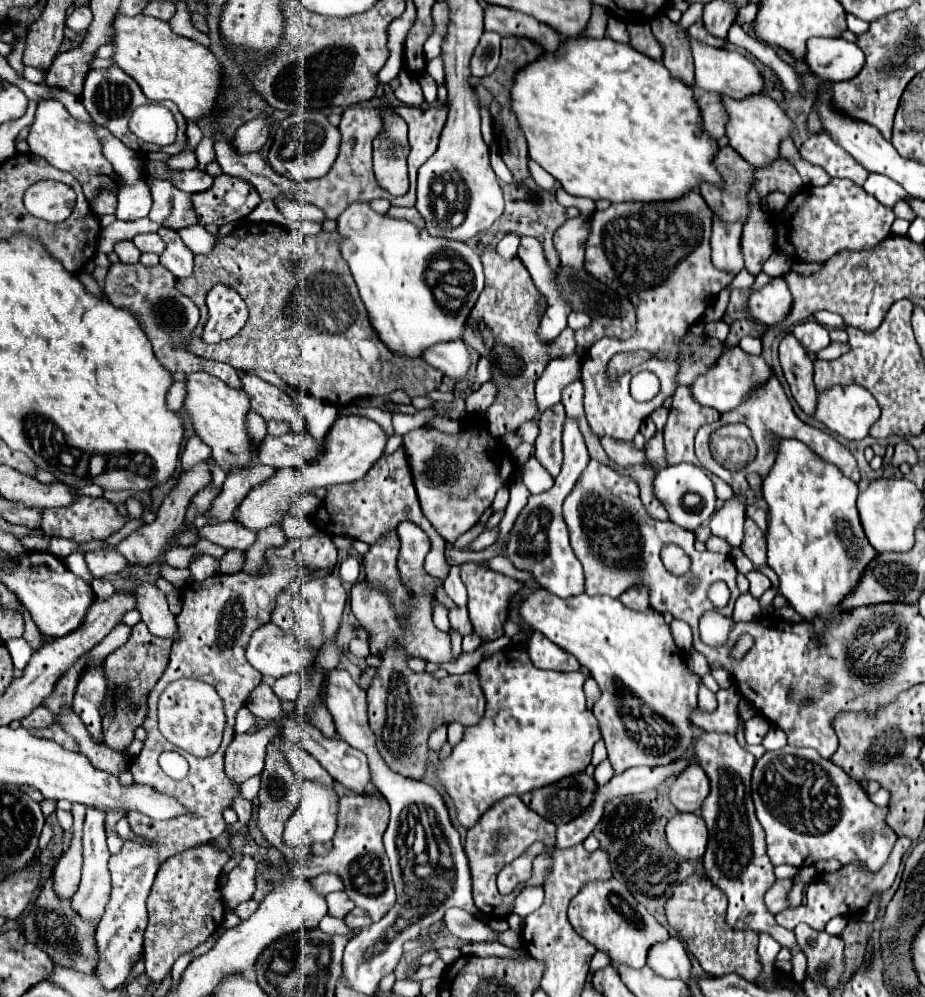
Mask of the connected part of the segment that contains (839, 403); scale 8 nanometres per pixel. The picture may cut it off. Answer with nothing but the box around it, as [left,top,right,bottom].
[814,385,880,439]

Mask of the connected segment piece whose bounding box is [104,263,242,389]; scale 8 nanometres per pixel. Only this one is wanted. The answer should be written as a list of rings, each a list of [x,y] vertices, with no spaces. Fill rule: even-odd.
[[[116,263],[108,271],[104,293],[106,293],[106,299],[110,299],[112,305],[132,313],[132,317],[140,323],[142,331],[150,339],[156,359],[170,373],[176,373],[176,371],[184,371],[184,373],[204,371],[204,373],[210,373],[210,375],[218,377],[226,385],[232,385],[232,389],[240,389],[242,383],[240,383],[238,371],[234,367],[230,367],[226,363],[202,359],[202,357],[196,357],[196,355],[192,355],[192,353],[188,353],[184,349],[174,349],[172,347],[174,341],[190,339],[194,327],[198,325],[198,307],[188,297],[178,293],[174,285],[176,285],[176,277],[168,269],[164,269],[162,265],[146,267],[142,263],[136,263],[136,265]]]

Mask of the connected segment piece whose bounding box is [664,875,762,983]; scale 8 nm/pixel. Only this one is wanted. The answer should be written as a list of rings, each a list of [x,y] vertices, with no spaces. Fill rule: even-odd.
[[[688,877],[674,889],[672,897],[666,901],[666,919],[668,925],[676,931],[676,935],[686,943],[686,949],[698,959],[702,969],[710,977],[722,977],[728,973],[736,973],[746,981],[756,981],[762,971],[762,963],[758,959],[758,933],[730,929],[726,925],[726,895],[708,881],[708,877]]]

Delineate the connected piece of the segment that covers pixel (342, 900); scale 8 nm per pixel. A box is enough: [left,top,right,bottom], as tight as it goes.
[326,891,354,919]

